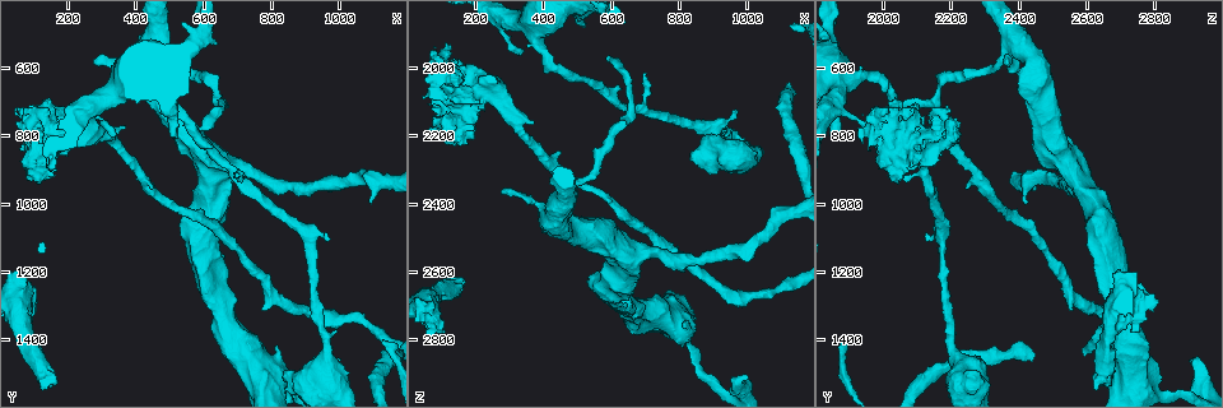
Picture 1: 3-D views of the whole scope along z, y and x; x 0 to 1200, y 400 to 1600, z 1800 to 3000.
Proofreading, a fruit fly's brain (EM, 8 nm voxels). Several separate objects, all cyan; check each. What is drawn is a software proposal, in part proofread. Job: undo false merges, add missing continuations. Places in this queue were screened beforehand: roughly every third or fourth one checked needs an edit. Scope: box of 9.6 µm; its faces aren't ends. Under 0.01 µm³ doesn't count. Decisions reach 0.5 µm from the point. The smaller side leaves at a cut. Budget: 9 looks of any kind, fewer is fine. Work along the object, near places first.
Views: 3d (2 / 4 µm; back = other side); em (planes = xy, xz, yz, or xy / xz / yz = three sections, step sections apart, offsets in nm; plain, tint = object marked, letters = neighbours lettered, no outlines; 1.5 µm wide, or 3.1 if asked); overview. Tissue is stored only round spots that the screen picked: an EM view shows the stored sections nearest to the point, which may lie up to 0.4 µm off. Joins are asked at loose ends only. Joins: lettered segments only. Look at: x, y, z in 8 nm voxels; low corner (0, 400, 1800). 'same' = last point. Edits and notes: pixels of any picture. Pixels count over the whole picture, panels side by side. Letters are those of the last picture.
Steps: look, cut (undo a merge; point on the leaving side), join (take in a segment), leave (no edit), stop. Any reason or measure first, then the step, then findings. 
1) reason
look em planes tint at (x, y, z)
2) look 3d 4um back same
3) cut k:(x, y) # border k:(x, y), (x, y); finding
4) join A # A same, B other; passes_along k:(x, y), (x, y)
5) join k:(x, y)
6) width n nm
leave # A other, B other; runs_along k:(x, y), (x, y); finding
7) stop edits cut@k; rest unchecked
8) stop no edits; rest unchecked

branch stops here
look em xz step 4 tint at (970, 1090, 2130)

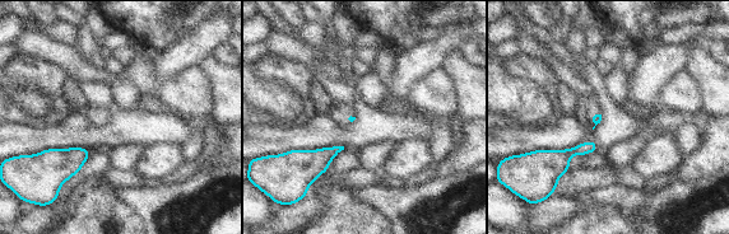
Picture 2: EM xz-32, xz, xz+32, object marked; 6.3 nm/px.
look em planes letters same

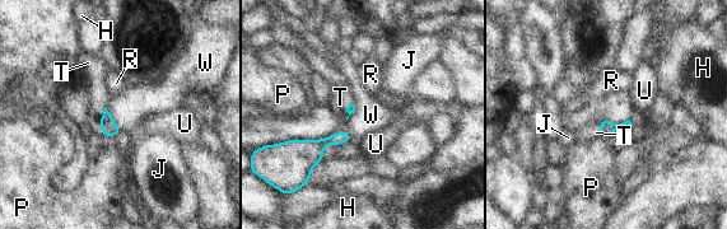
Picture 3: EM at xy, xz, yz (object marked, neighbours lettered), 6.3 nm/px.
longest_contact W 460 nm
join T # H other, J other, P other, R other, T same, U other, W other; it goes on there

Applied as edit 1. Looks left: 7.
free end
look 3d 4um at (330, 810, 1960)

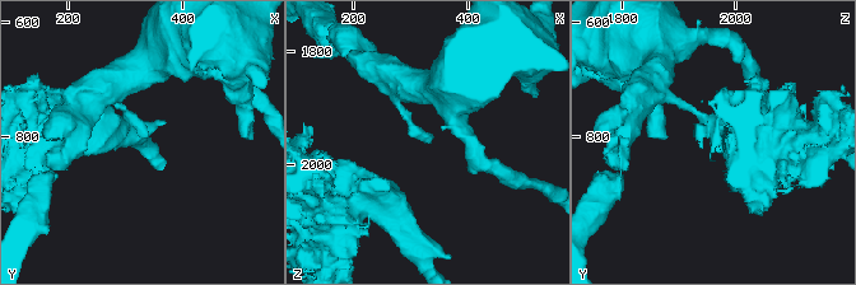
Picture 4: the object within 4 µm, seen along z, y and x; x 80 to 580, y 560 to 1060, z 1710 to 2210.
look em planes letters at (335, 805, 1955)

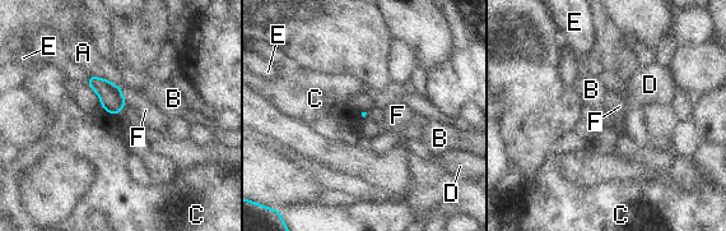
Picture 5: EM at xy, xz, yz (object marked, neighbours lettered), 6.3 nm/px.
longest_contact A 200 nm
leave # A other, B other, C other, D other, E other, F other; border 5:(101, 106), (108, 114); no lettered segment goes on from it

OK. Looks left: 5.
long arm stops here
look 3d 2um at (990, 1460, 2910)

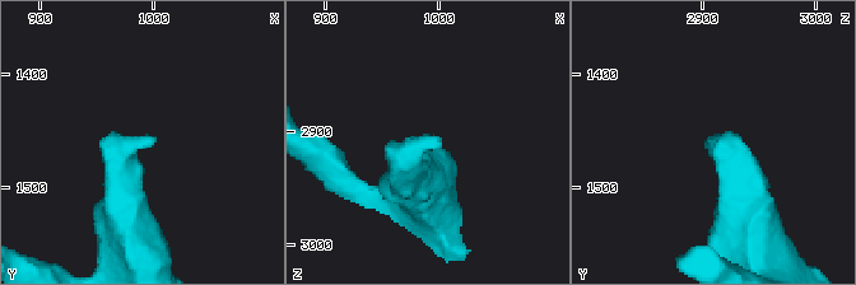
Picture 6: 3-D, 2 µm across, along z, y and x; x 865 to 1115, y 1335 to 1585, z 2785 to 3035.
need the tissue
look em planes letters at (1000, 1464, 2906)

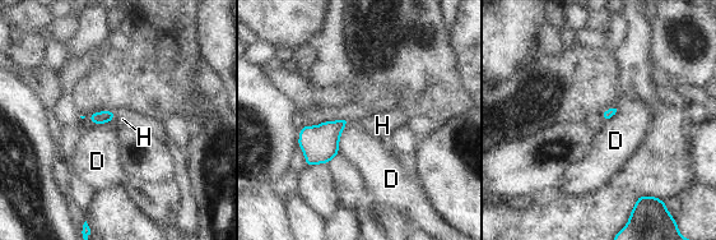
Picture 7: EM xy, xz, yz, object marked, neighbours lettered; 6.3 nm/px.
join H # D other, H same; passes_along 7:(102, 116), (115, 115), (122, 119); the neuron continues

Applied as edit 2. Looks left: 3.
branch stops here
look 3d 2um at (120, 1540, 2640)

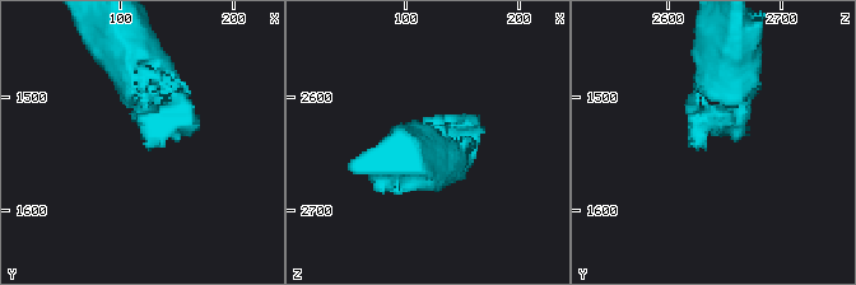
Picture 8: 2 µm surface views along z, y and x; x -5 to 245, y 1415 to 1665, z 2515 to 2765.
need the tissue
look em planes letters at (124, 1544, 2632)

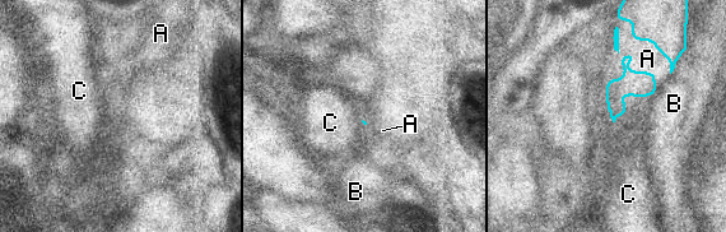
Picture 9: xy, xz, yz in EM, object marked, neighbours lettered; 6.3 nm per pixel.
leave # A other, B other, C other; border 9:(620, 55), (657, 89); none of them fits

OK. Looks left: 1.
stop edits join@3, join@7; rest unchecked

